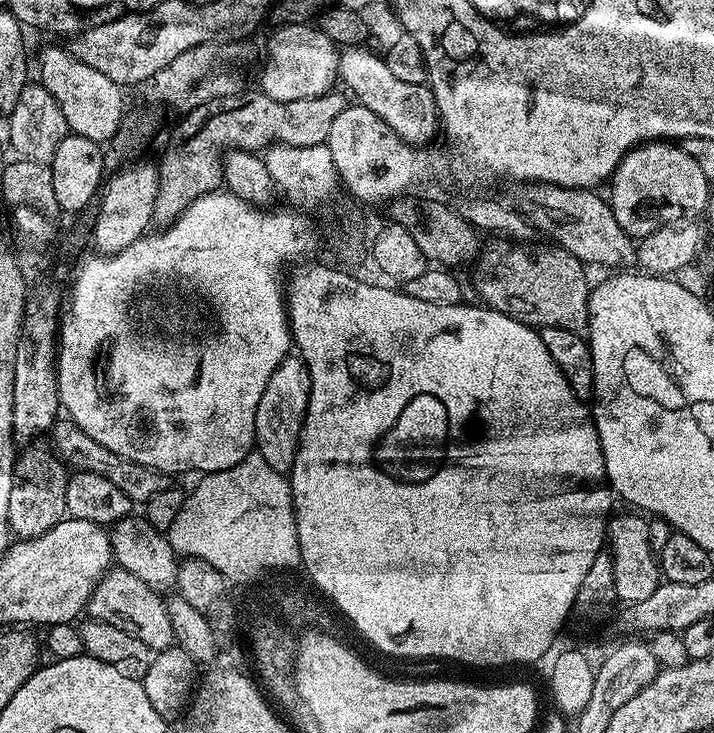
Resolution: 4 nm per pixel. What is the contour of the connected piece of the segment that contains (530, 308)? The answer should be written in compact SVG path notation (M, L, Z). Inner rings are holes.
M503 238L491 242L493 244L479 253L474 264L476 292L487 307L537 330L558 326L562 330L587 333L590 283L583 262L565 248L551 243L513 242Z

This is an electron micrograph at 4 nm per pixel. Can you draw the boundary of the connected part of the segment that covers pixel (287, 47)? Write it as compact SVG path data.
M312 22L285 24L275 31L260 68L259 91L278 102L298 102L298 98L318 98L337 87L341 49L319 26Z

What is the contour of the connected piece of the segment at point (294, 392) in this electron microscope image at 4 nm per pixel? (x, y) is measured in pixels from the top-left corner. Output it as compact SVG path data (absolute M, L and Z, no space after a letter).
M290 354L281 362L266 390L256 411L256 438L254 448L274 468L283 474L291 473L292 463L296 457L296 446L300 443L300 428L304 425L304 416L308 413L308 368L299 355Z

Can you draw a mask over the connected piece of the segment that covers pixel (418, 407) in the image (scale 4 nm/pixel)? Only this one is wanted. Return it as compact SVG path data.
M418 394L406 402L406 410L398 414L398 422L376 445L374 456L389 473L400 478L427 478L446 460L446 449L450 443L448 435L448 415L443 400L434 394Z

